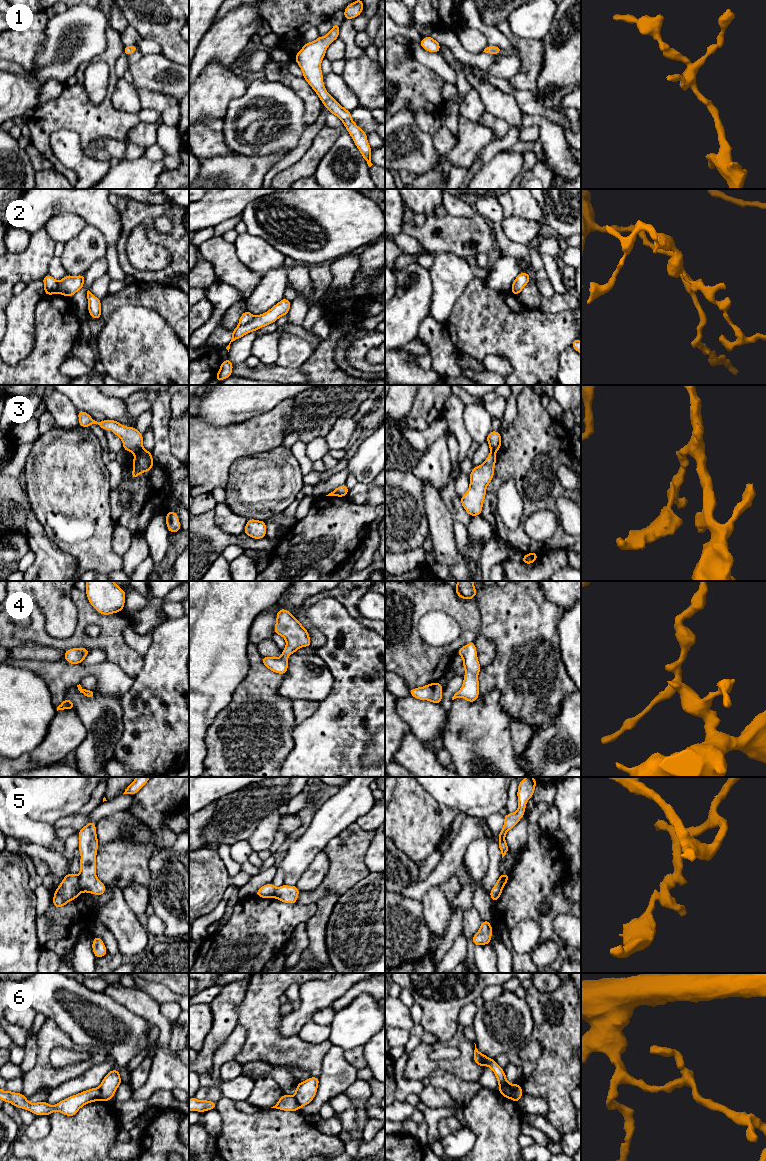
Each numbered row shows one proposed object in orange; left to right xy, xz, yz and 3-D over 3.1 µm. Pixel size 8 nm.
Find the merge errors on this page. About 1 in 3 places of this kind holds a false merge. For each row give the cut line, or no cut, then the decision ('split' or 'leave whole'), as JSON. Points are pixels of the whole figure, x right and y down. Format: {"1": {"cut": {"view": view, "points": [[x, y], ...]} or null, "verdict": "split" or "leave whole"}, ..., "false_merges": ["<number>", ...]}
{"1": {"cut": null, "verdict": "leave whole"}, "2": {"cut": {"view": "xz", "points": [[254, 316], [248, 322], [239, 325]]}, "verdict": "split"}, "3": {"cut": {"view": "xy", "points": [[143, 449], [135, 454]]}, "verdict": "split"}, "4": {"cut": null, "verdict": "leave whole"}, "5": {"cut": {"view": "xy", "points": [[77, 876], [78, 883], [83, 890]]}, "verdict": "split"}, "6": {"cut": {"view": "yz", "points": [[519, 1084], [514, 1089], [511, 1098]]}, "verdict": "split"}, "false_merges": ["2", "3", "5", "6"]}

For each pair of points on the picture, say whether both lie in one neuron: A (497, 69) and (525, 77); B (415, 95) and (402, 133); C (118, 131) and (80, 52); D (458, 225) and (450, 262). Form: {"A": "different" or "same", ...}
{"A": "different", "B": "different", "C": "different", "D": "different"}

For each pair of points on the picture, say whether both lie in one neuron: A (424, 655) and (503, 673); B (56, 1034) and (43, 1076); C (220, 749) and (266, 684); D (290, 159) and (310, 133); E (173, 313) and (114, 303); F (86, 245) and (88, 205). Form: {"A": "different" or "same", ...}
{"A": "different", "B": "same", "C": "same", "D": "same", "E": "same", "F": "different"}

